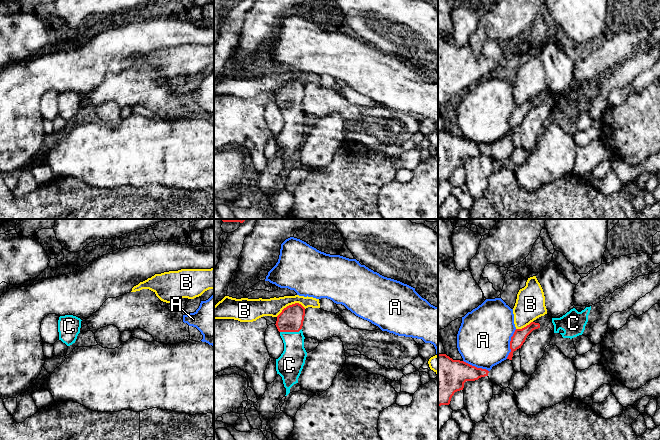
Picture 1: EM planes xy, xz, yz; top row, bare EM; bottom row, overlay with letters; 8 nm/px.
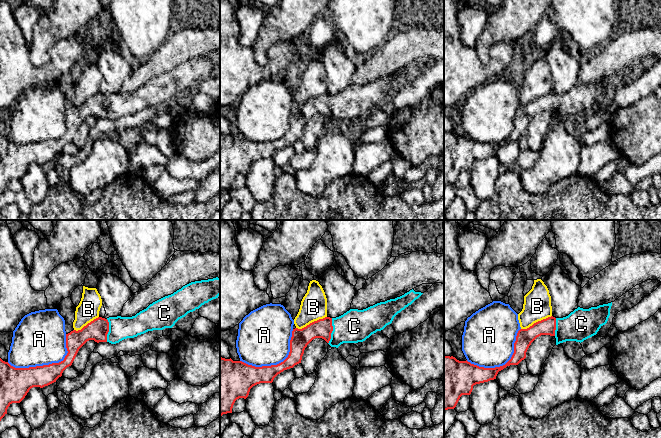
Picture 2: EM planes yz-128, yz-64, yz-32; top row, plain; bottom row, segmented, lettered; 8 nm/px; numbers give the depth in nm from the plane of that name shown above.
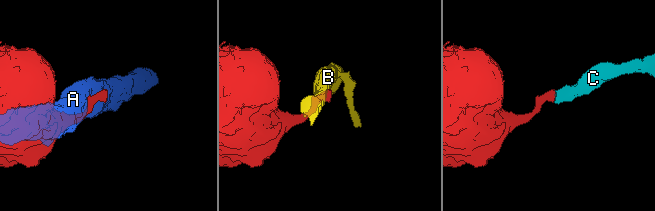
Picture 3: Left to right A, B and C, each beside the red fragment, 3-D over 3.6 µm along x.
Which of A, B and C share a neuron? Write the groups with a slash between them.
A / B / C

